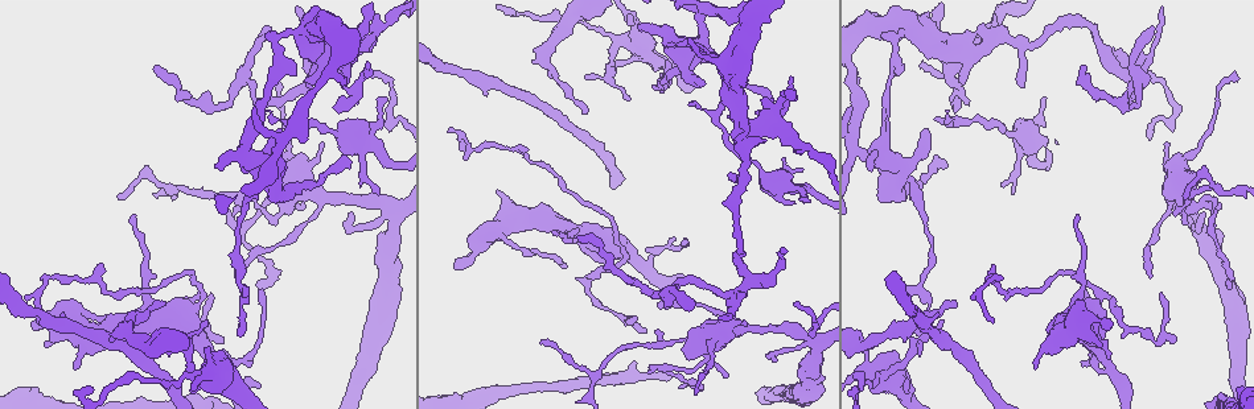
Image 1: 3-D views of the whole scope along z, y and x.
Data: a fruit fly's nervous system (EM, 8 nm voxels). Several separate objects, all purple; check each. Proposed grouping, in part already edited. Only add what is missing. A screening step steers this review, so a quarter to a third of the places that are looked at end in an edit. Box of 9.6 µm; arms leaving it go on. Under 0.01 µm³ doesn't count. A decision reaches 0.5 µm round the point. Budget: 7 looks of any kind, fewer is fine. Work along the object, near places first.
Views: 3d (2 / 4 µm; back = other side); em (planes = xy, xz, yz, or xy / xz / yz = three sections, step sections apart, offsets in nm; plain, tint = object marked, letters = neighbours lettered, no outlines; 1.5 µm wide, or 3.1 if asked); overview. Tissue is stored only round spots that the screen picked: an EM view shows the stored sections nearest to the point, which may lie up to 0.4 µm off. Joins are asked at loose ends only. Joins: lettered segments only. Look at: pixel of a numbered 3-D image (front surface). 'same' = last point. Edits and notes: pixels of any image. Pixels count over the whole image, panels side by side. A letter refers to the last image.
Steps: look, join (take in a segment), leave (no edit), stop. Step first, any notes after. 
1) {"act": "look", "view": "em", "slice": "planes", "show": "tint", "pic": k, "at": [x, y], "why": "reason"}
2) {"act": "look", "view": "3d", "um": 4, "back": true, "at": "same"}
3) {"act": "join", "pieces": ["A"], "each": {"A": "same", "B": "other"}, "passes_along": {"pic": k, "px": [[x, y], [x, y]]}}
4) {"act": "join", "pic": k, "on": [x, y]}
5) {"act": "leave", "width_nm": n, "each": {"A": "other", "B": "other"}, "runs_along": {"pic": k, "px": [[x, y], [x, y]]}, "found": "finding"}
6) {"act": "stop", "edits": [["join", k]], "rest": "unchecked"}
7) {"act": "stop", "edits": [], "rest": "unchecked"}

{"act": "look", "view": "em", "slice": "planes", "show": "plain", "pic": 1, "at": [787, 250], "why": "thin end"}

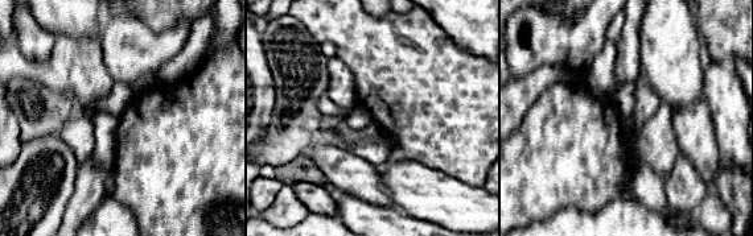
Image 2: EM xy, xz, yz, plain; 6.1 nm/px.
{"act": "look", "view": "em", "slice": "planes", "show": "letters", "at": "same", "why": "see the neighbours"}

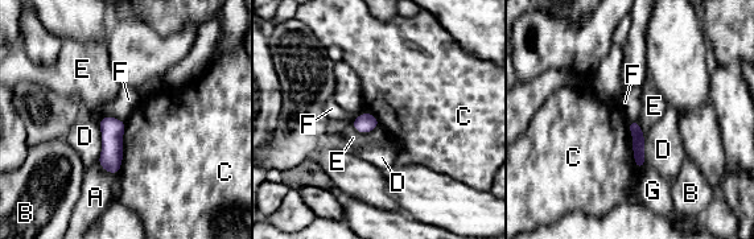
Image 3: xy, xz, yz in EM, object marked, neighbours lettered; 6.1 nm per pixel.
{"act": "leave", "each": {"A": "other", "B": "other", "C": "other", "D": "other", "E": "other", "F": "other", "G": "other"}, "found": "no lettered segment goes on from it"}

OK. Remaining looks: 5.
{"act": "look", "view": "em", "slice": "planes", "show": "plain", "pic": 1, "at": [692, 309], "why": "tapers out"}

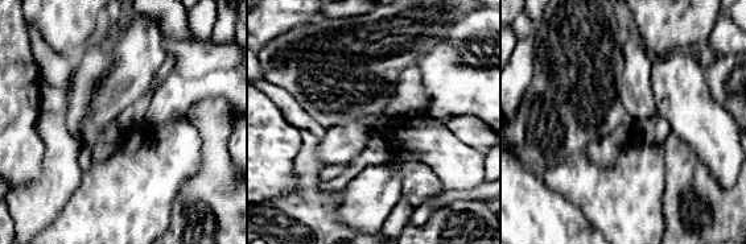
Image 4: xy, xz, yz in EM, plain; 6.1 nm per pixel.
{"act": "look", "view": "em", "slice": "planes", "show": "letters", "at": "same"}

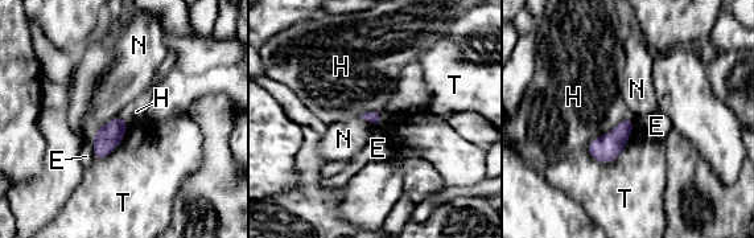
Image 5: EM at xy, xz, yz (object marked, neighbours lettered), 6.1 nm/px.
{"act": "leave", "longest_contact_nm": ["T", 340], "each": {"E": "other", "H": "other", "N": "other", "T": "other"}, "border": {"pic": 5, "px": [[630, 117], [594, 138], [585, 147]]}, "found": "no lettered segment goes on from it"}

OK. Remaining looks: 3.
{"act": "look", "view": "em", "slice": "planes", "show": "letters", "pic": 1, "at": [1099, 346], "why": "branch stops here"}

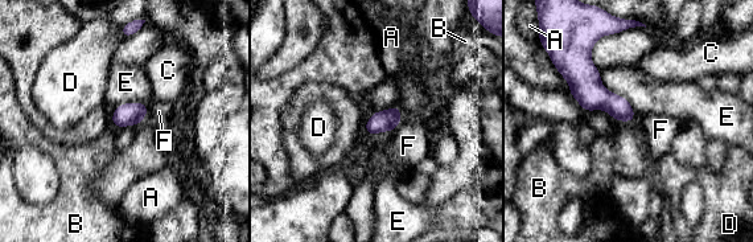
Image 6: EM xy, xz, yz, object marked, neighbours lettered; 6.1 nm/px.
{"act": "leave", "longest_contact_nm": ["E", 340], "each": {"A": "other", "B": "other", "C": "other", "D": "other", "E": "other", "F": "other"}, "found": "none of them fits"}

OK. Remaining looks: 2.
{"act": "stop", "edits": [], "rest": "unchecked"}

